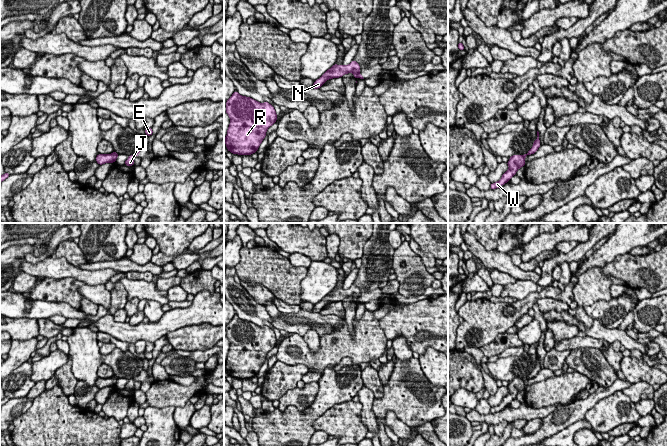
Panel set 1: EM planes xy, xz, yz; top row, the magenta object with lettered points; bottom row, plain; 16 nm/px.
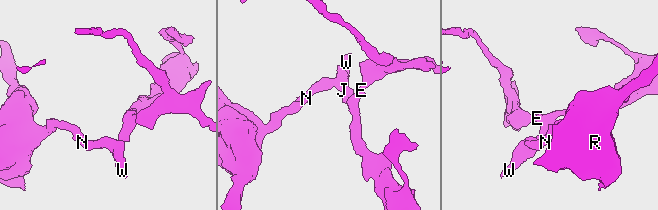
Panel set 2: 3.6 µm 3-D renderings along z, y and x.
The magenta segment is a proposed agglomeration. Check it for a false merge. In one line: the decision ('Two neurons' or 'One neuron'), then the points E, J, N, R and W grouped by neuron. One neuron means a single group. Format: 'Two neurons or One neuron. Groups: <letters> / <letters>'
Two neurons. Groups: E / J N R W

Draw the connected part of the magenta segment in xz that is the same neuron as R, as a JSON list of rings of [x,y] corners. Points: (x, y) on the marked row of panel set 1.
[[[235,91],[227,100],[226,113],[230,118],[230,124],[224,142],[229,152],[242,156],[257,152],[268,128],[278,118],[273,105],[268,102],[260,103],[250,97],[242,96],[238,91]]]

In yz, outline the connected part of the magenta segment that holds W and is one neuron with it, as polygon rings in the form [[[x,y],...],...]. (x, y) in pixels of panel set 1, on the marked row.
[[[515,154],[510,157],[507,165],[509,166],[509,169],[502,175],[498,182],[491,184],[490,189],[501,187],[507,183],[514,175],[516,175],[517,170],[525,166],[525,156]]]

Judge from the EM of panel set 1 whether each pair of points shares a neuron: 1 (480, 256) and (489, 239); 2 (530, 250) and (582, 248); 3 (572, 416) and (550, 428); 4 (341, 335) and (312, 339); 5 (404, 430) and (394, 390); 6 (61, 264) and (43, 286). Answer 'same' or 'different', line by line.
1: different
2: different
3: same
4: different
5: different
6: different

